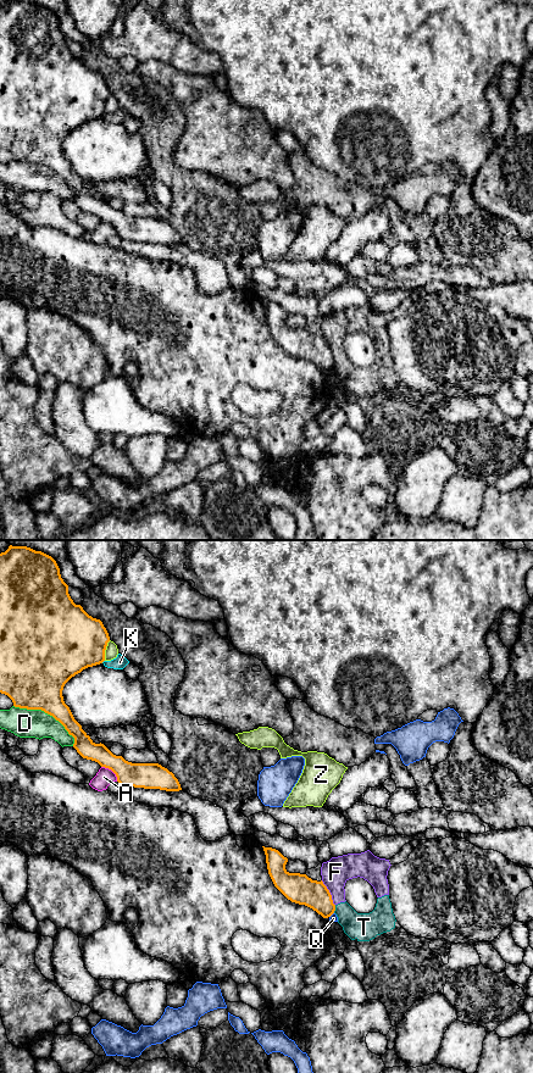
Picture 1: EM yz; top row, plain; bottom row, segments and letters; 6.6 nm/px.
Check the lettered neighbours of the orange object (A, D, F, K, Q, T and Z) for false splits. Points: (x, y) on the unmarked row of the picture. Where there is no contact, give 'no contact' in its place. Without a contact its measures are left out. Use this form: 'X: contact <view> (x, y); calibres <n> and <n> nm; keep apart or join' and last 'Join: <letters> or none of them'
A: contact yz (111, 223); calibres 170 and 110 nm; keep apart
D: contact yz (48, 167); calibres 400 and 190 nm; keep apart
F: contact yz (329, 346); calibres 190 and 180 nm; keep apart
K: contact yz (103, 115); calibres 420 and 90 nm; keep apart
Q: contact yz (332, 367); calibres 190 and 50 nm; keep apart
T: contact yz (334, 362); calibres 190 and 190 nm; keep apart
Z: contact yz (105, 103); calibres 420 and 90 nm; keep apart
Join: none of them

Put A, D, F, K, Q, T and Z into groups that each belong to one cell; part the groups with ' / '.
A / D / F T / K / Q / Z

